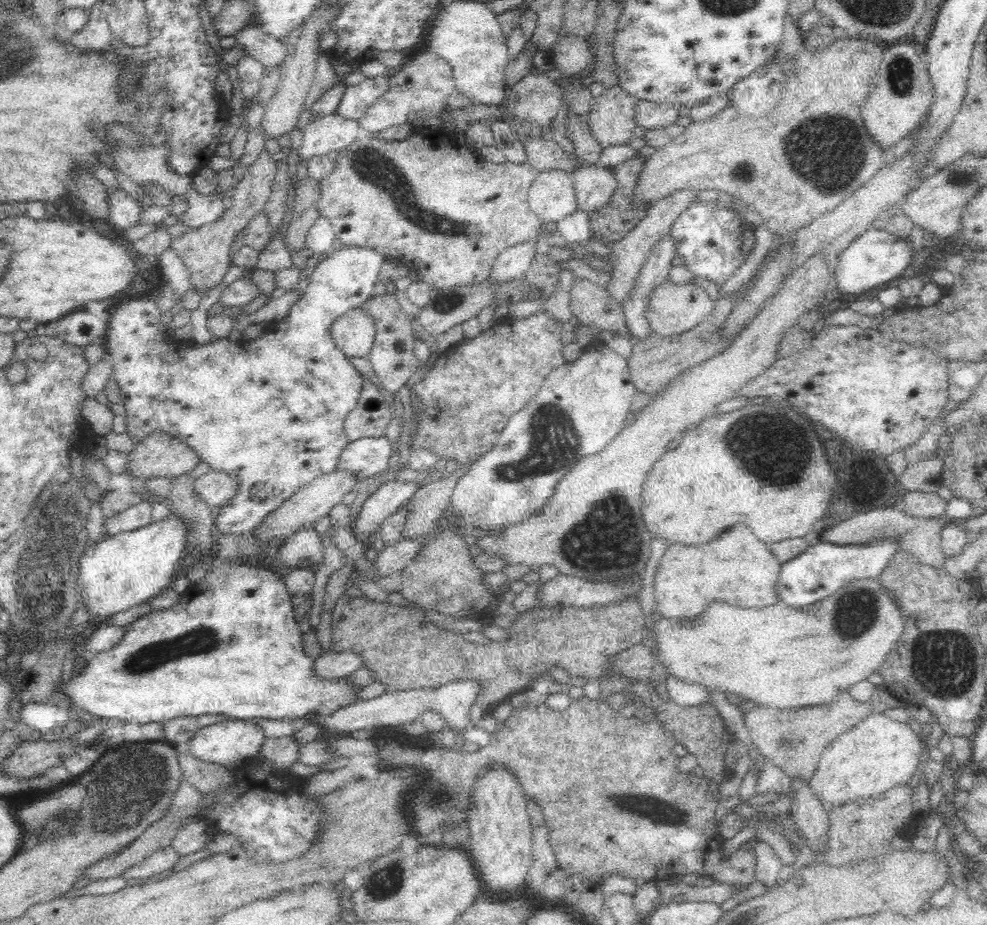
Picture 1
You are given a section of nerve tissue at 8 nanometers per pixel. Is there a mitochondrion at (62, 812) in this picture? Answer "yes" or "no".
yes

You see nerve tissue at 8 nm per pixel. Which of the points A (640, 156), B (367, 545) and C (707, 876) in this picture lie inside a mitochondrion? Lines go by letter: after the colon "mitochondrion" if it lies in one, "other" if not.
A: other
B: other
C: other

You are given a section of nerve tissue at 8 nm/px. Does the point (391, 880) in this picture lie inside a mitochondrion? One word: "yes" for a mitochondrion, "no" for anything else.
yes

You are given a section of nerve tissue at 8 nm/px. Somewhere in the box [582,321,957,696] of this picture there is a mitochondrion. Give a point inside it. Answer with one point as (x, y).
(772, 459)

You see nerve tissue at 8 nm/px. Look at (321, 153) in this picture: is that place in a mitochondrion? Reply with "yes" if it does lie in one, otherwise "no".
no

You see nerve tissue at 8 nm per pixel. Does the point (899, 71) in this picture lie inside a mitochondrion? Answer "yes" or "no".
yes

